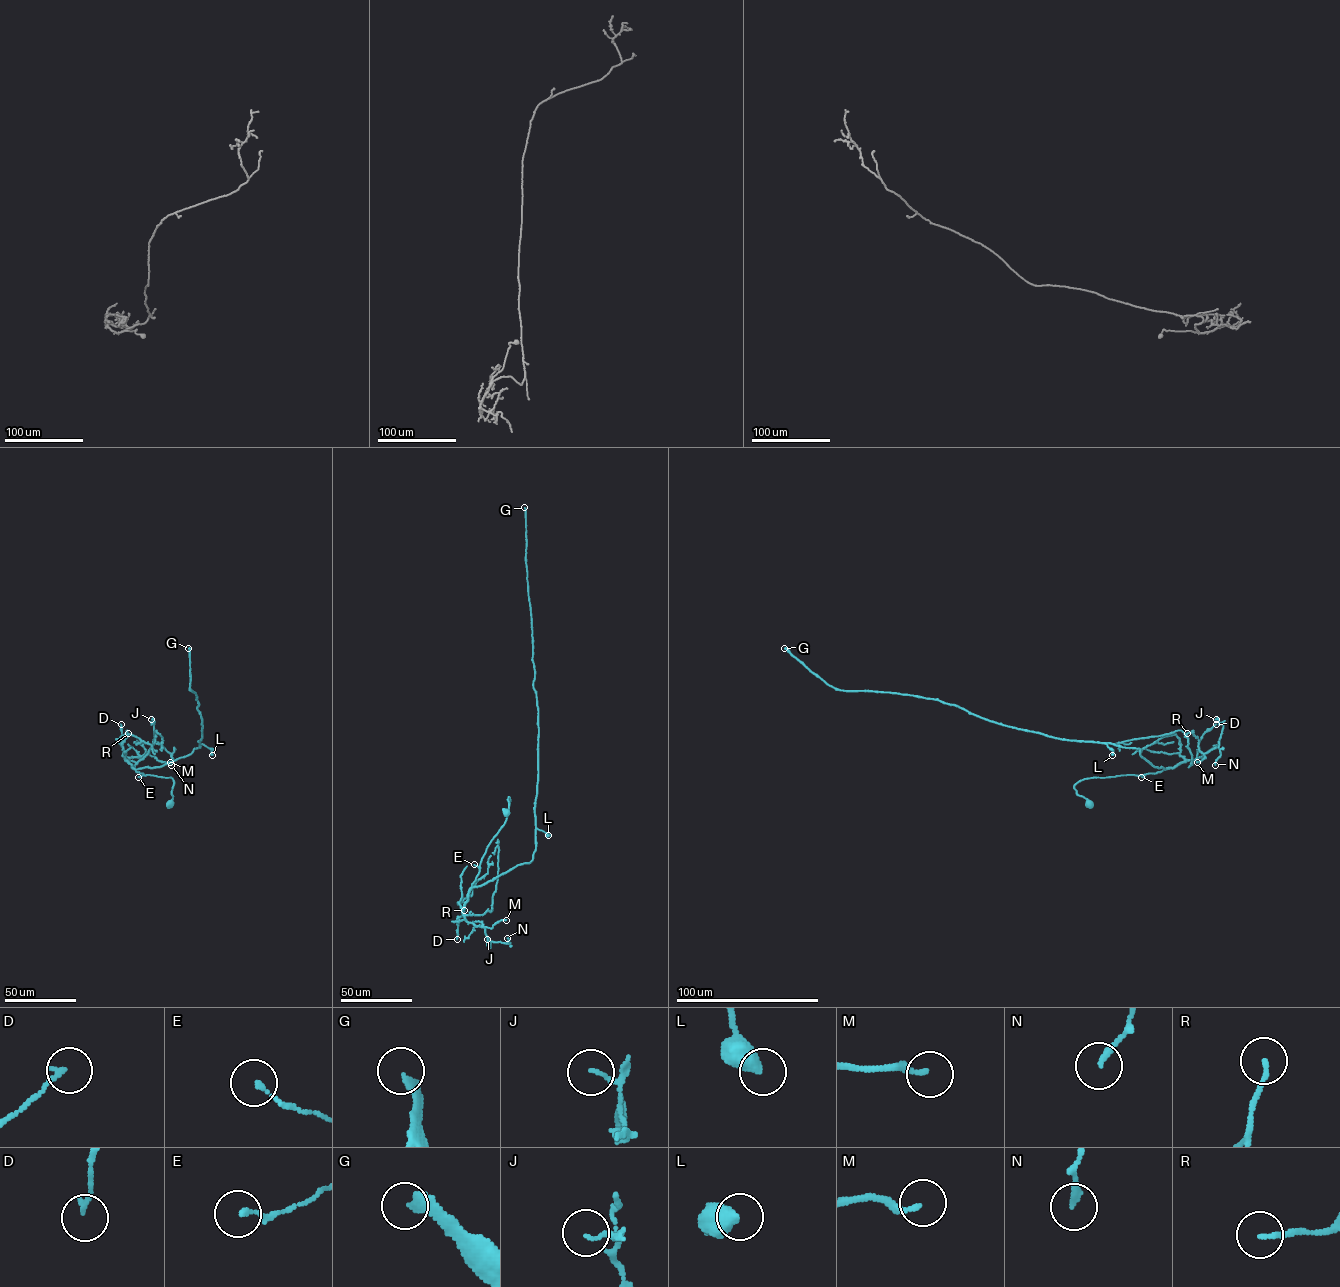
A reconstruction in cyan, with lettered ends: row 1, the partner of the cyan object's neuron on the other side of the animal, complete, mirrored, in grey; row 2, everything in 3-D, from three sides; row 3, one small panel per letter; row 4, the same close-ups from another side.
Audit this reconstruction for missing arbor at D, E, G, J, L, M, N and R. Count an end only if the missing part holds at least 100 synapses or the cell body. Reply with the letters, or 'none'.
G

